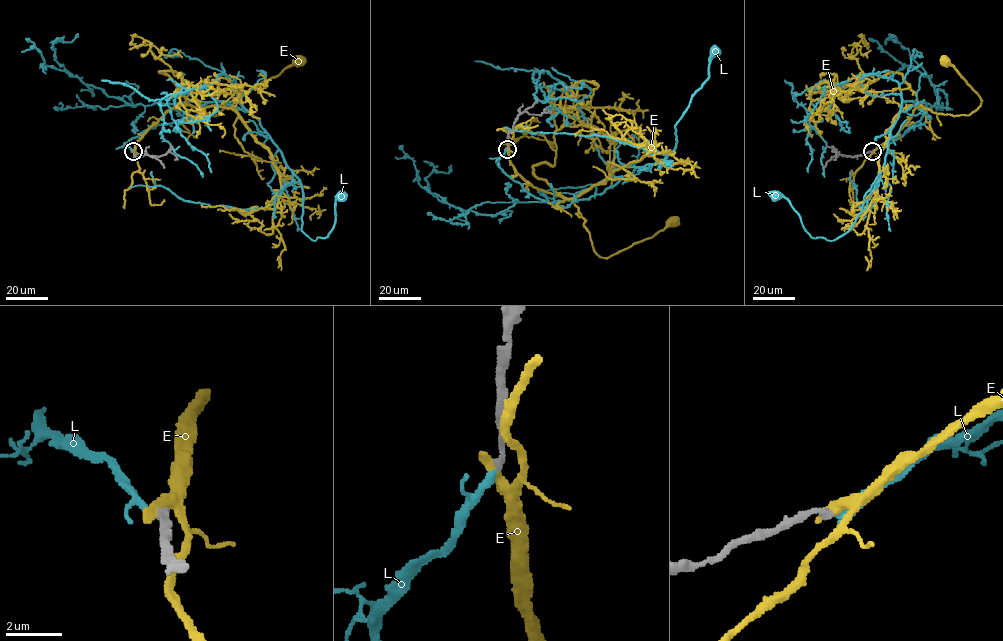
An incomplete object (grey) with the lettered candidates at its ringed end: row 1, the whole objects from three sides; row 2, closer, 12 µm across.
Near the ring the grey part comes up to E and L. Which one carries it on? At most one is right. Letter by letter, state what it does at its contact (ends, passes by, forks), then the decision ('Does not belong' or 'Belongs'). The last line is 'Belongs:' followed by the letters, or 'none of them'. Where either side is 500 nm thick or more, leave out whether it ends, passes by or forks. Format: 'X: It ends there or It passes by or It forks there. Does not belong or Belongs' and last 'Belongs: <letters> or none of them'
E: It ends there. Does not belong
L: It ends there. Belongs
Belongs: L

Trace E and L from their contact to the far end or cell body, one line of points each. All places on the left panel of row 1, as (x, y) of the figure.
E: (133, 151), (140, 138), (167, 111), (189, 105), (218, 115), (245, 91), (299, 62)
L: (134, 151), (126, 143), (153, 126), (237, 101), (298, 179), (312, 240), (331, 231), (343, 196)

